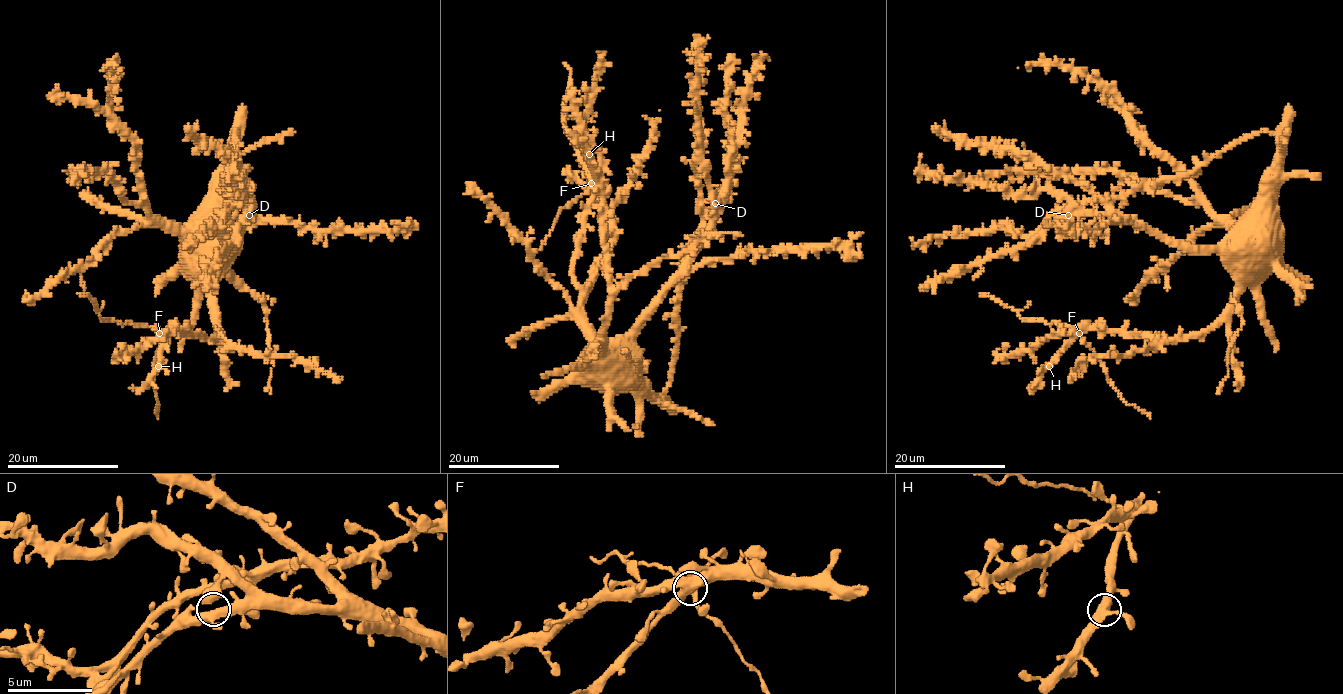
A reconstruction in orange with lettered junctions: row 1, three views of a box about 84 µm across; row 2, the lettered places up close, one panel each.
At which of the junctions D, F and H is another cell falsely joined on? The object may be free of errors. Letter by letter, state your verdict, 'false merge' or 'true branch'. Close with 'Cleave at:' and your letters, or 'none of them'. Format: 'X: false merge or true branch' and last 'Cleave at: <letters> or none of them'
D: true branch
F: true branch
H: true branch
Cleave at: none of them

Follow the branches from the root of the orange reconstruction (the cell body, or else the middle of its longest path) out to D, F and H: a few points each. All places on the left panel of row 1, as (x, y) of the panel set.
D: (215, 269), (219, 252), (227, 252), (242, 219), (249, 215)
F: (215, 269), (211, 309), (221, 334), (216, 338), (203, 338), (177, 330), (159, 333)
H: (215, 269), (211, 309), (222, 333), (216, 338), (203, 338), (173, 330), (165, 340), (158, 366)

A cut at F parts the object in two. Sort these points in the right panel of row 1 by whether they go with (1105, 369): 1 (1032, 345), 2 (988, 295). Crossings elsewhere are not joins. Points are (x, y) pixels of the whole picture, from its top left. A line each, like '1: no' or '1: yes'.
1: no
2: yes

